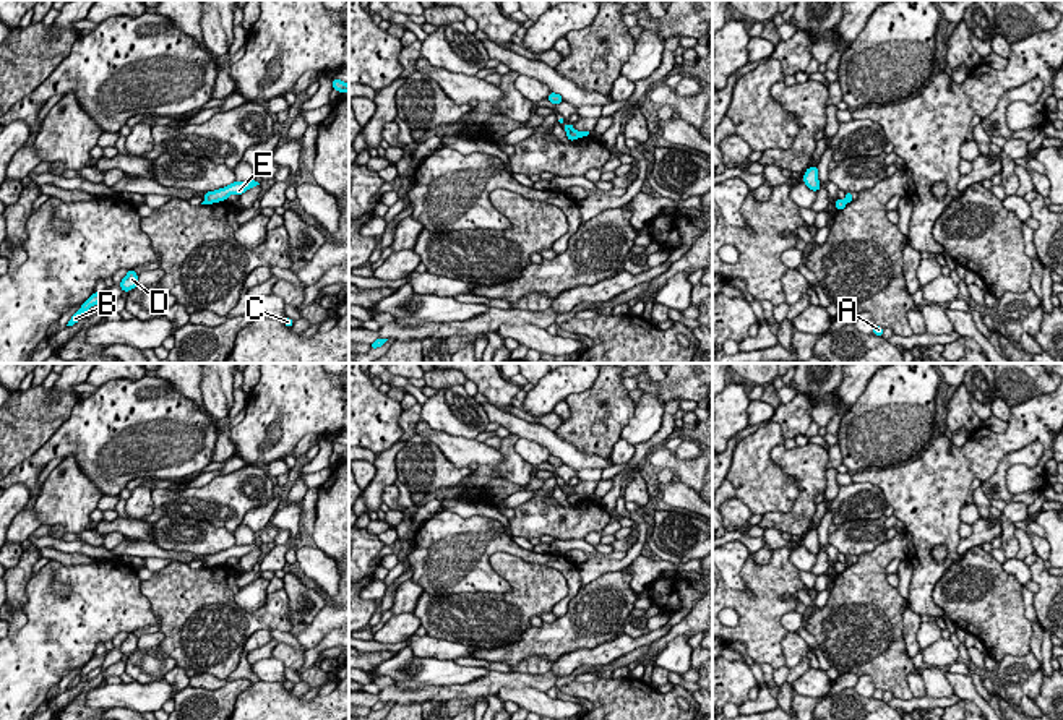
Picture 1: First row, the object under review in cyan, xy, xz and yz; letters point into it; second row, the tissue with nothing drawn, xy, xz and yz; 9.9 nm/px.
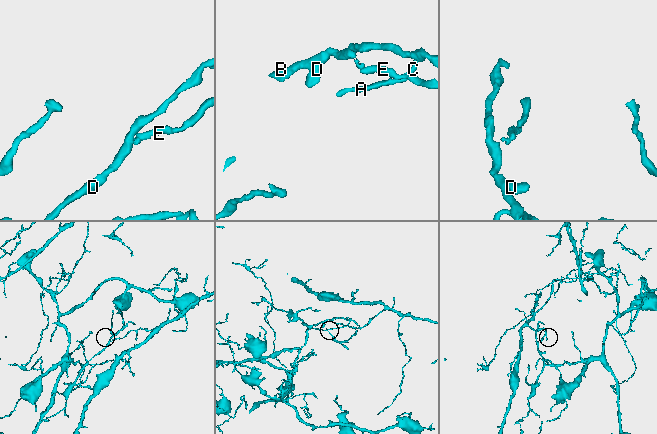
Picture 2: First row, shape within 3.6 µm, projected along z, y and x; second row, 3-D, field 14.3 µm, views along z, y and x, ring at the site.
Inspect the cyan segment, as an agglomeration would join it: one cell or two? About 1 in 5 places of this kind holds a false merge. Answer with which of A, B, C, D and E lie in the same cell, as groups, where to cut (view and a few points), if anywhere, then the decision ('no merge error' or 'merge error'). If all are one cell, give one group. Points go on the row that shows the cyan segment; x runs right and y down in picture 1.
A B C D / E | xz (573, 130), (568, 133) | merge error

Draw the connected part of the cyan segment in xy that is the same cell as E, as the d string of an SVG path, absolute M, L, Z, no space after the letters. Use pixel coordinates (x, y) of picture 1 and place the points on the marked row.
M256 180L240 182L240 183L234 182L229 186L224 186L224 188L219 188L219 190L214 190L214 191L206 191L204 201L208 204L226 201L229 195L239 195L240 196L242 193L245 193L247 190L250 190L256 185L260 185Z

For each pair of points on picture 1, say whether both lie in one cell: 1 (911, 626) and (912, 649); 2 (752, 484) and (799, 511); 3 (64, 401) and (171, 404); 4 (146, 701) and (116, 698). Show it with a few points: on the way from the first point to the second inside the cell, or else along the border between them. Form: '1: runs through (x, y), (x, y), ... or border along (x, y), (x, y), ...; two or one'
1: runs through (911, 631), (911, 644); one
2: border along (783, 469), (799, 495), (787, 511), (763, 516); two
3: border along (78, 399), (72, 414), (54, 432); two
4: runs through (138, 698), (124, 698); one

